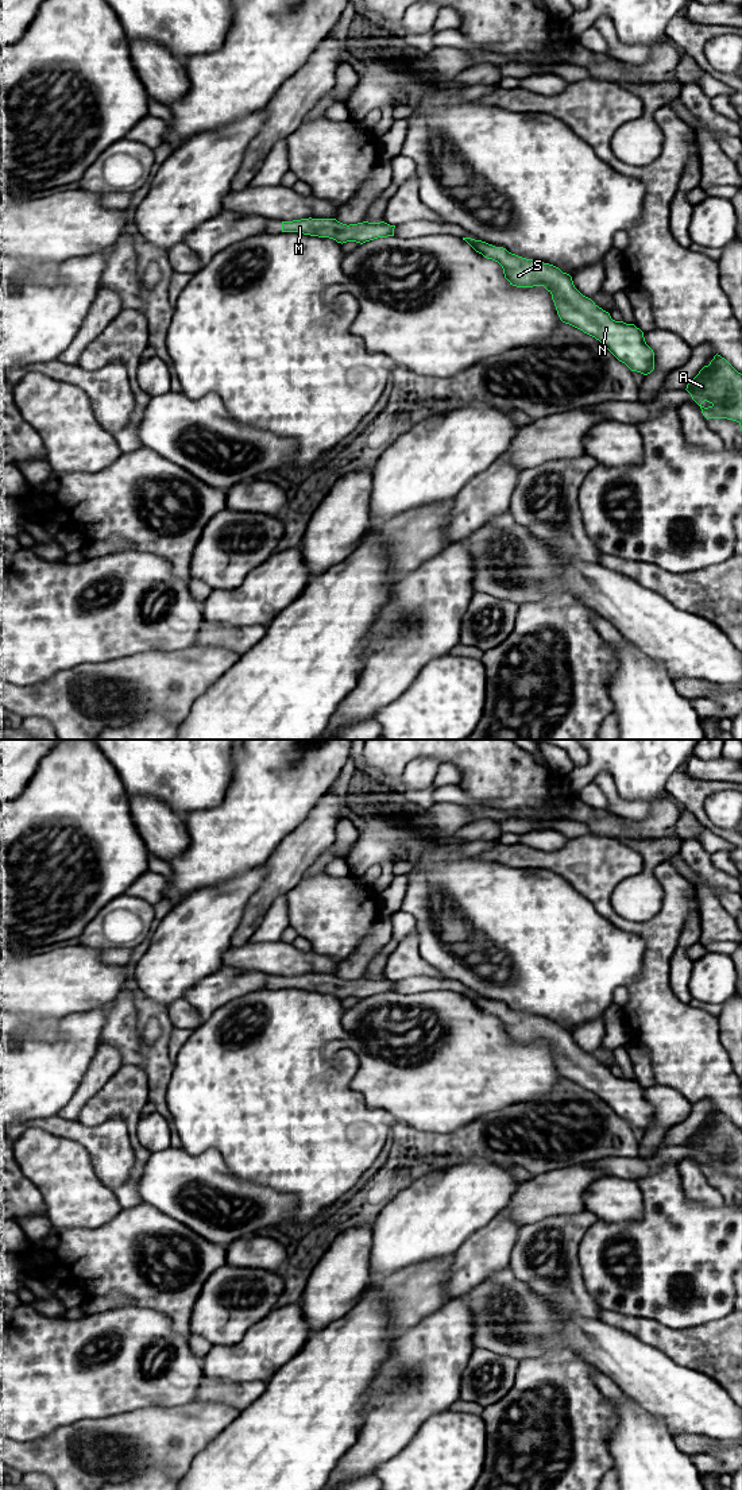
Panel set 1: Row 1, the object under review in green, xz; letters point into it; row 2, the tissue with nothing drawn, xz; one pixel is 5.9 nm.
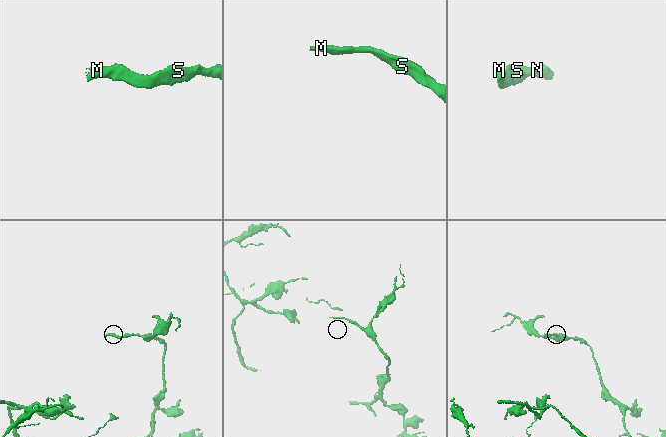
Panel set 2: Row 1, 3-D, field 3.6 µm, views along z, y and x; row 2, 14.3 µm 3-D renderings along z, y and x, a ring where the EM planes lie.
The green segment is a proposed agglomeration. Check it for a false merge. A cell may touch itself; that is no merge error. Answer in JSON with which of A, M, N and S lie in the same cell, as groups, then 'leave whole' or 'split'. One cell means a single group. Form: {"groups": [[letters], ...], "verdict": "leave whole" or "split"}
{"groups": [["A", "M", "N", "S"]], "verdict": "leave whole"}

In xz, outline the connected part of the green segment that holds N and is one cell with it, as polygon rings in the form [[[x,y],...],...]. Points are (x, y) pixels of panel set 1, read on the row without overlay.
[[[463,993],[463,996],[465,996],[484,1014],[498,1018],[502,1022],[505,1034],[510,1038],[510,1041],[517,1043],[544,1042],[552,1050],[557,1070],[563,1078],[569,1080],[599,1096],[619,1118],[625,1119],[631,1127],[648,1131],[654,1126],[654,1108],[646,1100],[644,1088],[634,1080],[612,1076],[608,1068],[599,1064],[591,1054],[583,1051],[575,1043],[569,1030],[563,1028],[553,1020],[511,1010],[503,1003],[495,1003],[486,997],[471,993]]]

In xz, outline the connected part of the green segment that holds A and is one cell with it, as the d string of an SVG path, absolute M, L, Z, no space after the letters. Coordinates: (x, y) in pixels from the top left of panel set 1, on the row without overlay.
M715 1111L685 1144L708 1174L737 1177L742 1186L742 1130Z

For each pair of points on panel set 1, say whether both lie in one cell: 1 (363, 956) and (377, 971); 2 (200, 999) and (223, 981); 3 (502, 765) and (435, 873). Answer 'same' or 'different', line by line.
1: different
2: same
3: different

